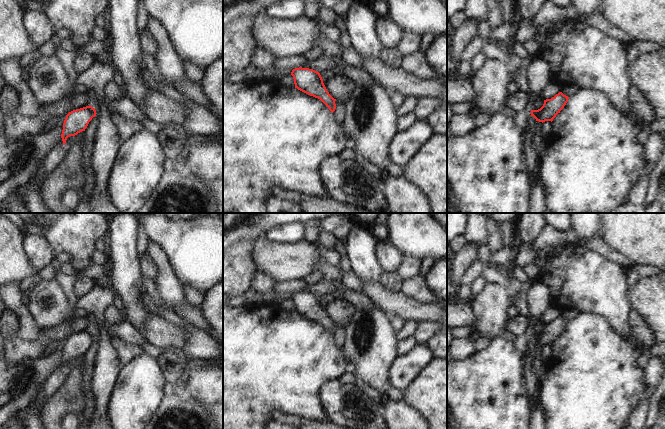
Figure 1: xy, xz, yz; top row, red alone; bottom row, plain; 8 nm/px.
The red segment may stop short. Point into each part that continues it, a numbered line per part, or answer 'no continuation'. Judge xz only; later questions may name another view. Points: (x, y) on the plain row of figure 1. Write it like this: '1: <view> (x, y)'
no continuation

